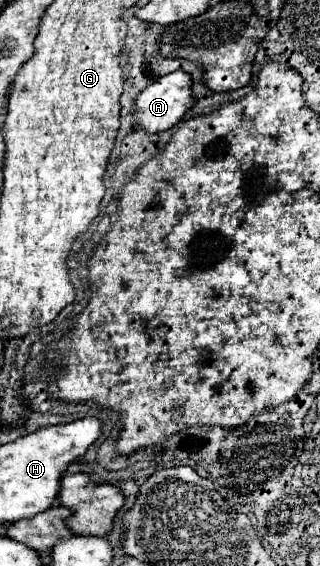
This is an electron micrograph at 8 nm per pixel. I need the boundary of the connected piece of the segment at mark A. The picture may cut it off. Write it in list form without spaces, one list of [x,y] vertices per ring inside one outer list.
[[[176,70],[168,76],[154,80],[142,94],[138,94],[134,126],[136,130],[146,130],[146,132],[168,130],[184,118],[184,114],[194,106],[194,102],[196,102],[196,96],[192,92],[192,76],[184,70]]]

